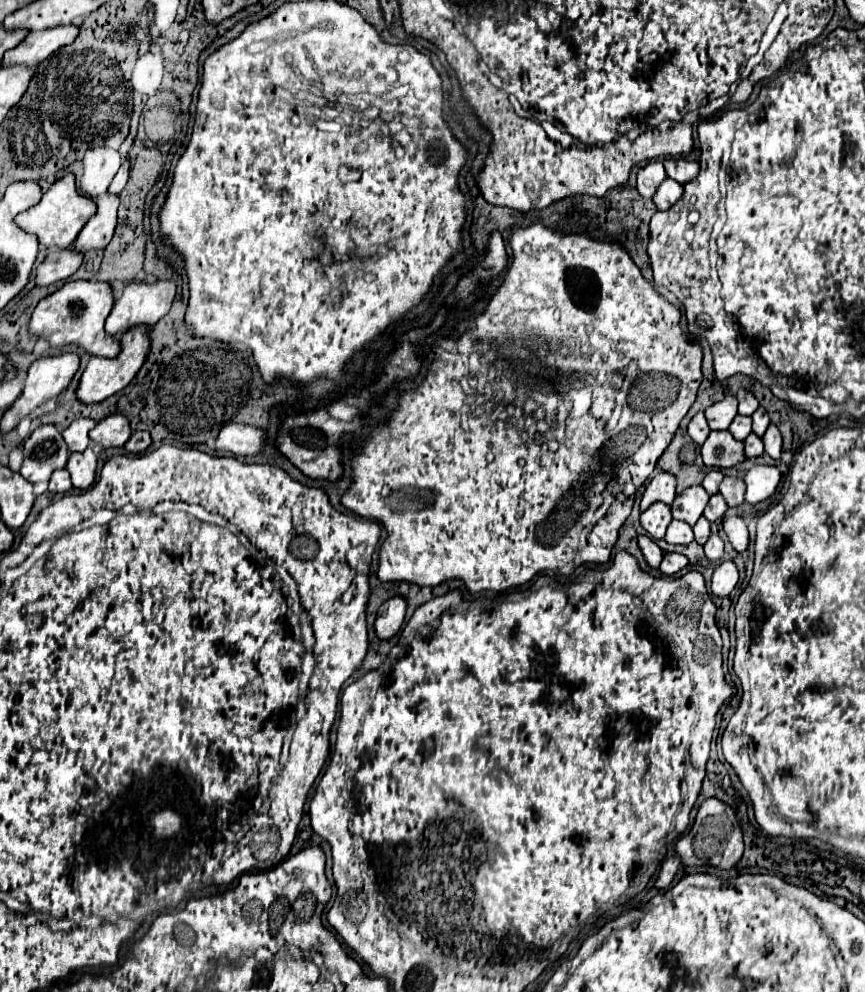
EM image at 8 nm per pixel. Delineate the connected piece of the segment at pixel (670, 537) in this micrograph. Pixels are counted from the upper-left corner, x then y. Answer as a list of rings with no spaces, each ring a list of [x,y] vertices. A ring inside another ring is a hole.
[[[671,521],[665,541],[671,545],[689,545],[693,541],[693,529],[683,521]]]

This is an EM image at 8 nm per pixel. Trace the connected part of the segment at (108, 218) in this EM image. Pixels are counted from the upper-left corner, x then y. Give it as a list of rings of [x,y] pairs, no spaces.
[[[103,193],[95,199],[97,213],[87,221],[87,225],[77,235],[73,249],[89,251],[89,249],[105,249],[107,243],[113,237],[115,225],[117,225],[117,207],[119,207],[119,195]]]

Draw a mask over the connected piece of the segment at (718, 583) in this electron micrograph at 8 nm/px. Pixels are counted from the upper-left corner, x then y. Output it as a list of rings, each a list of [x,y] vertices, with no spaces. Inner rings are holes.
[[[723,561],[711,577],[711,593],[717,597],[727,597],[739,581],[739,573],[733,561]]]

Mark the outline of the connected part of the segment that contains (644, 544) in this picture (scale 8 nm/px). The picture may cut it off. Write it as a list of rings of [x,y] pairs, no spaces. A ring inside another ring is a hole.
[[[641,535],[639,537],[639,549],[645,557],[645,563],[651,567],[651,569],[657,569],[659,567],[659,561],[663,559],[663,553],[661,549],[657,547],[657,543],[653,543],[647,535]]]

